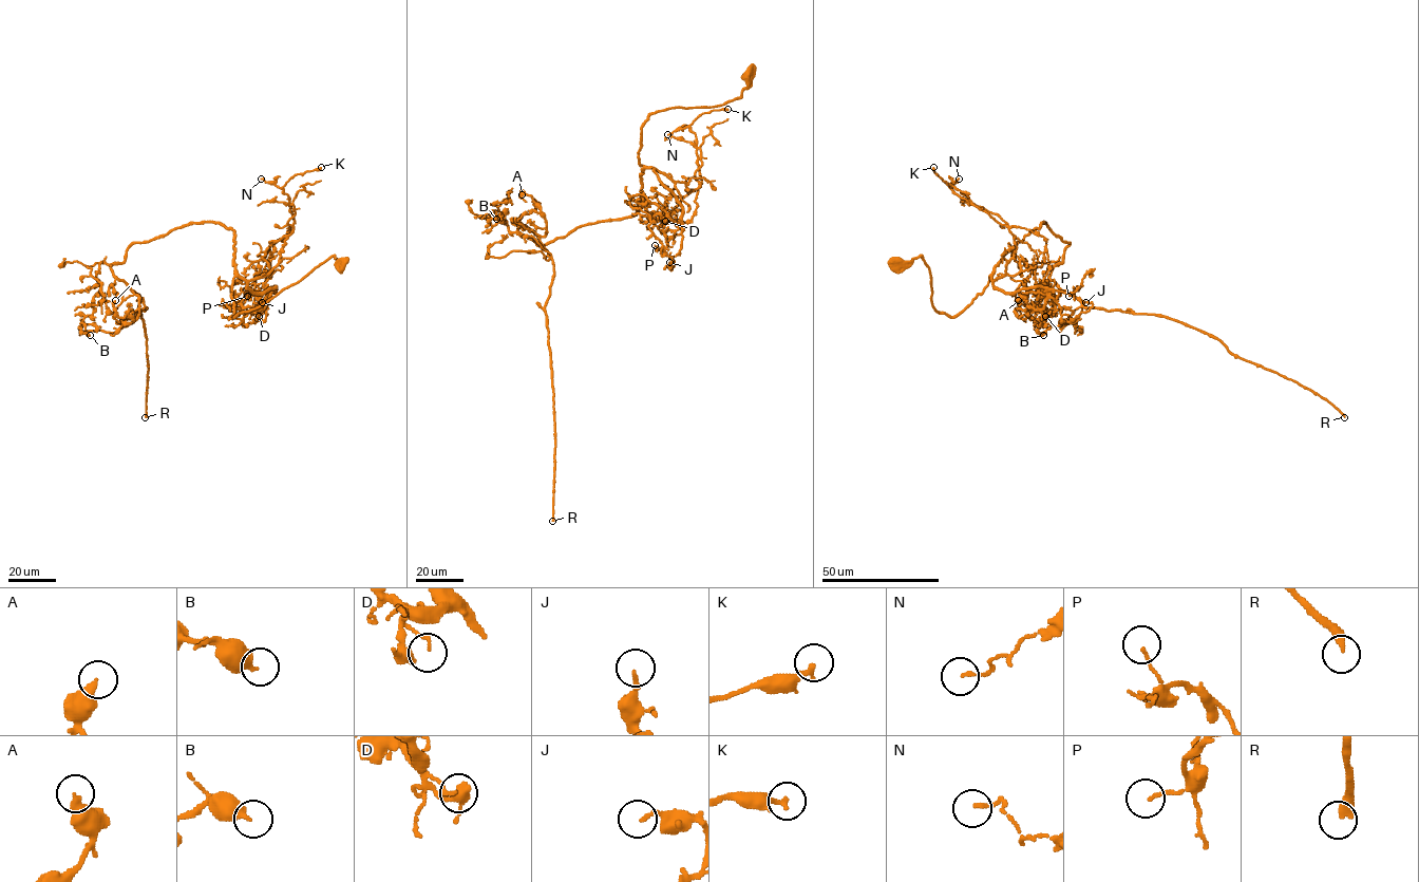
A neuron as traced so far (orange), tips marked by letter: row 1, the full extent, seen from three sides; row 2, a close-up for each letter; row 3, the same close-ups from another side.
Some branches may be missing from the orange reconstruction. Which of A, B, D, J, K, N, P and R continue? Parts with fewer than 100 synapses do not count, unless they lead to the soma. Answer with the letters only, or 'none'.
R

